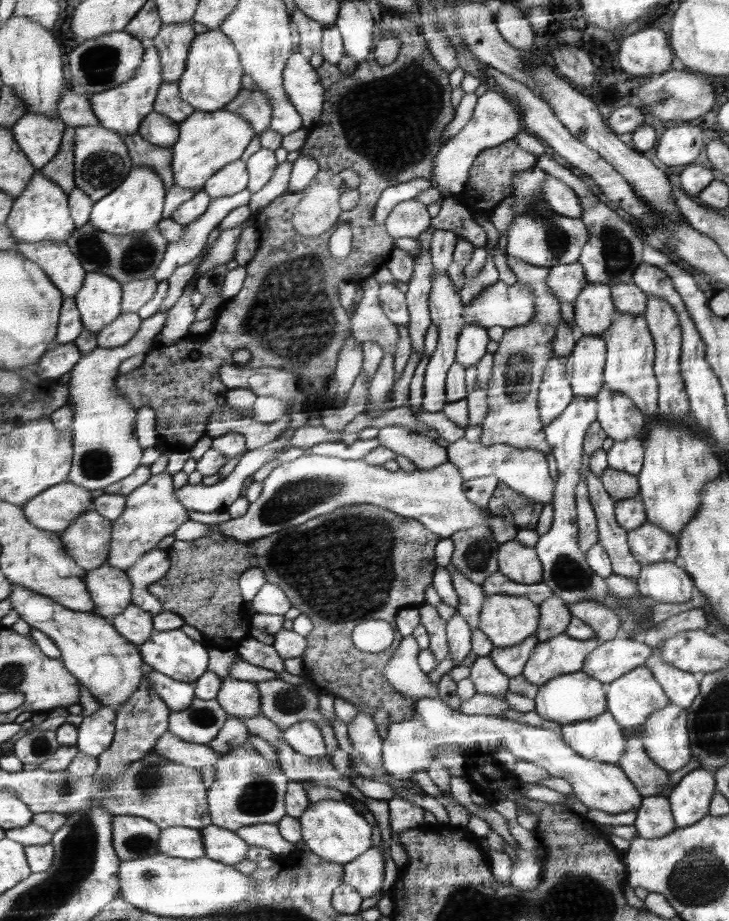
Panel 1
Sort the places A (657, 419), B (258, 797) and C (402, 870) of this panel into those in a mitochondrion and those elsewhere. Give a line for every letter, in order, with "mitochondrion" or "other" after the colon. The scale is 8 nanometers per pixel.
A: other
B: mitochondrion
C: other

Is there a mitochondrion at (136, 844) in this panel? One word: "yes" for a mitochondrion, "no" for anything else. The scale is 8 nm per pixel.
yes

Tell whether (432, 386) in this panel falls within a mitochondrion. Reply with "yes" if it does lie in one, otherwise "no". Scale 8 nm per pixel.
no

